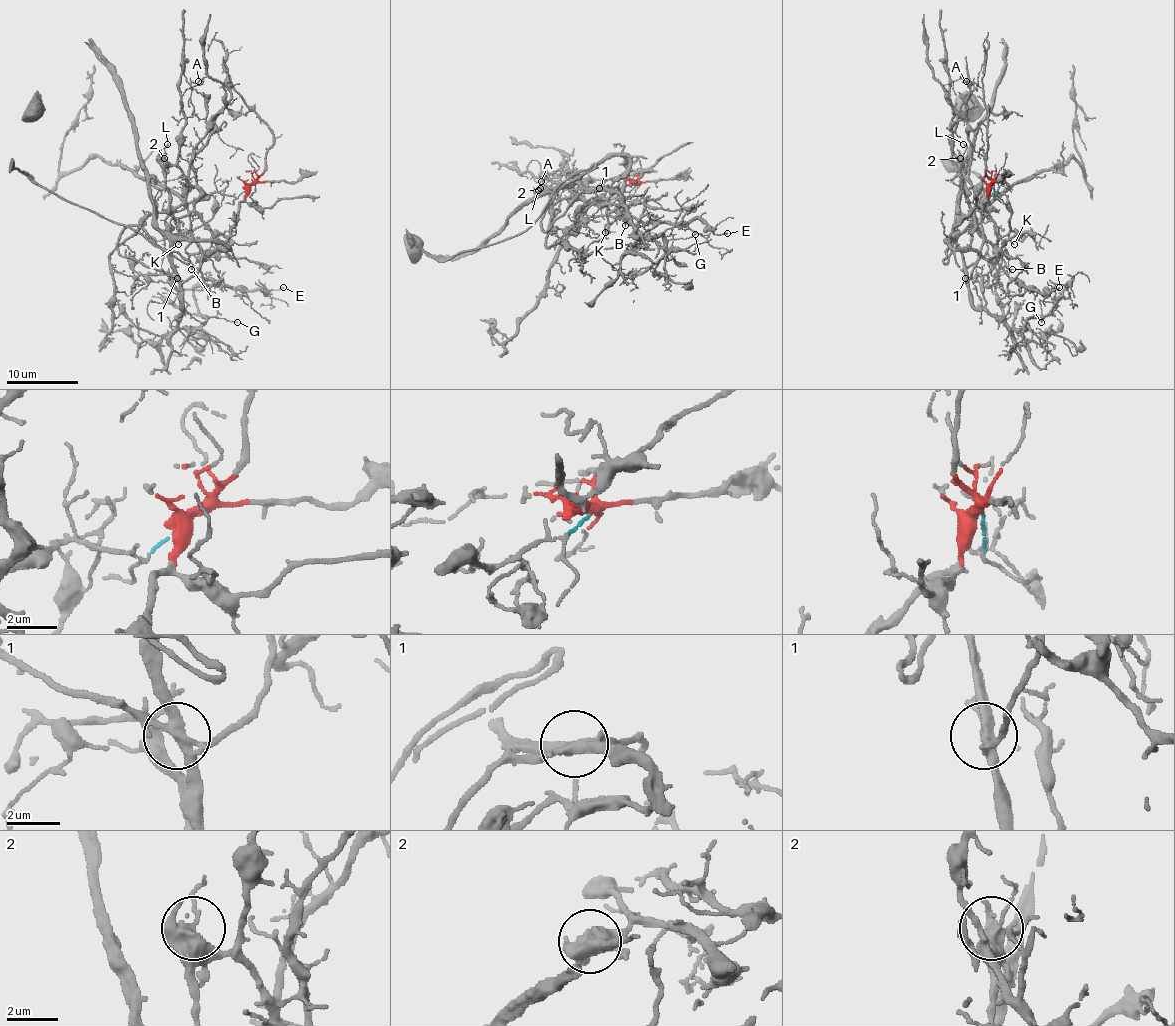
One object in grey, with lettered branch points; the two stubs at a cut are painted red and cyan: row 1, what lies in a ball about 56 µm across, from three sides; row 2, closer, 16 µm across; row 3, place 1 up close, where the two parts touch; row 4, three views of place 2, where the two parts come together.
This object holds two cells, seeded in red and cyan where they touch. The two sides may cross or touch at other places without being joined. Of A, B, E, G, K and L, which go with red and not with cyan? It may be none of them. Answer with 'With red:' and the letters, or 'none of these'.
With red: E, G, K

